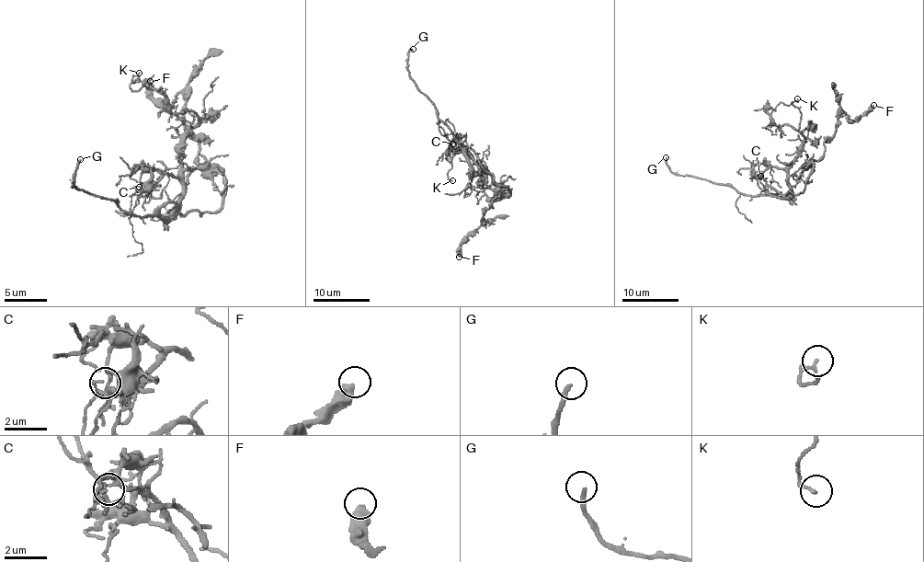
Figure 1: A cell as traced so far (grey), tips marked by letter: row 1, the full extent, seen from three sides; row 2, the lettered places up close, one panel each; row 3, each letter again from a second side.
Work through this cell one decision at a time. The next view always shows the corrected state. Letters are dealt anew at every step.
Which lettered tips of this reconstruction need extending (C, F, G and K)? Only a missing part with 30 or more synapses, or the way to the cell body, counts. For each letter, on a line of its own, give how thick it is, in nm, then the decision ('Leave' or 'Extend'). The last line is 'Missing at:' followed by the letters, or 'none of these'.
C: Thickness 80 nm. Leave
F: Thickness 480 nm. Leave
G: Thickness 200 nm. Extend
K: Thickness 160 nm. Leave
Missing at: G

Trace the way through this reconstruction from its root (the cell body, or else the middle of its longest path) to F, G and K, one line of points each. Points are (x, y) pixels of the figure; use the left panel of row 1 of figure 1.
F: (176, 201), (188, 176), (204, 166), (198, 138), (183, 123), (186, 96), (160, 105), (150, 81)
G: (176, 201), (165, 220), (160, 216), (127, 213), (114, 201), (74, 187), (74, 172), (80, 159)
K: (176, 201), (181, 140), (198, 117), (173, 113), (152, 87), (133, 90), (139, 73)

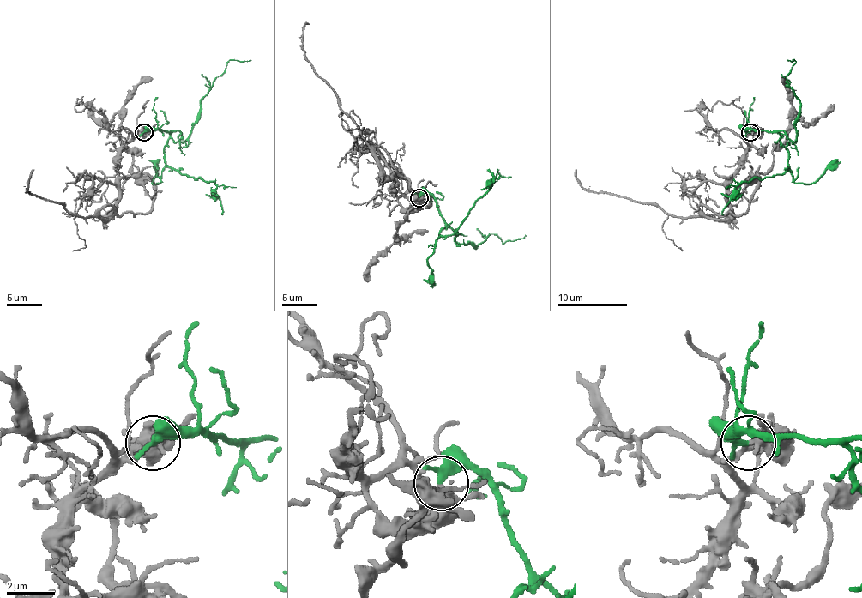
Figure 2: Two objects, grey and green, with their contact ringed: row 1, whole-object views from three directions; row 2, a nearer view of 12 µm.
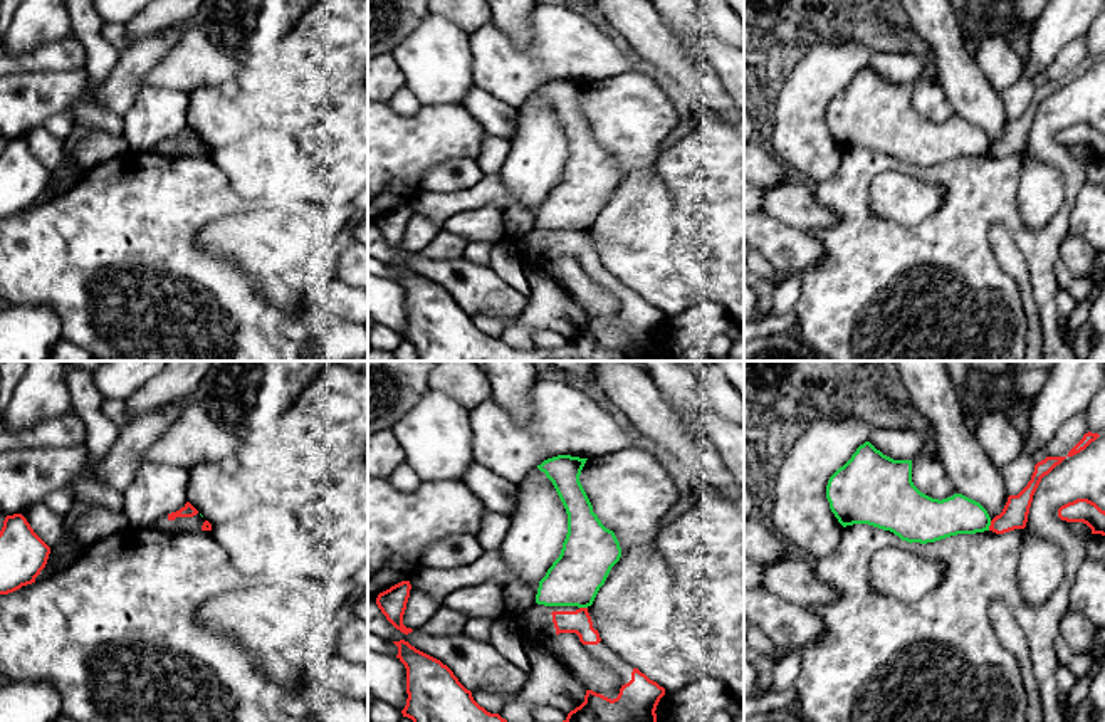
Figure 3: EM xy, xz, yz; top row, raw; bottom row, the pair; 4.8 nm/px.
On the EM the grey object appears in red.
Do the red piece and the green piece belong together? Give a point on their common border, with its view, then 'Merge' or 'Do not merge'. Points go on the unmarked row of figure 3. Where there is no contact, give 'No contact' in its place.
Touches red at yz (989, 150). Do not merge

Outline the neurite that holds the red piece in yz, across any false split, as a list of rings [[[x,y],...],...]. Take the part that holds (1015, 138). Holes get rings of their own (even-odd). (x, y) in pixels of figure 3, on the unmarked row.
[[[1046,81],[1034,89],[1034,96],[1028,109],[1018,118],[1009,119],[1008,126],[999,139],[991,144],[989,154],[1004,158],[1014,153],[1024,153],[1028,146],[1033,119],[1045,99],[1048,99],[1066,81]]]

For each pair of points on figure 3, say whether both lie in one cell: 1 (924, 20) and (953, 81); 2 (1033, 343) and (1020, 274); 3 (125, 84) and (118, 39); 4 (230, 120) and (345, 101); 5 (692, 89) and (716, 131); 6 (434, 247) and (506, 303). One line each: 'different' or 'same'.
1: same
2: same
3: different
4: same
5: different
6: different

